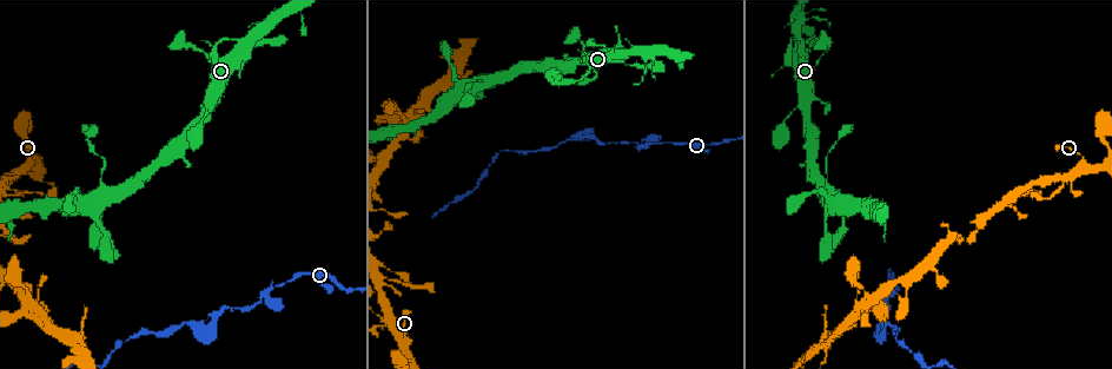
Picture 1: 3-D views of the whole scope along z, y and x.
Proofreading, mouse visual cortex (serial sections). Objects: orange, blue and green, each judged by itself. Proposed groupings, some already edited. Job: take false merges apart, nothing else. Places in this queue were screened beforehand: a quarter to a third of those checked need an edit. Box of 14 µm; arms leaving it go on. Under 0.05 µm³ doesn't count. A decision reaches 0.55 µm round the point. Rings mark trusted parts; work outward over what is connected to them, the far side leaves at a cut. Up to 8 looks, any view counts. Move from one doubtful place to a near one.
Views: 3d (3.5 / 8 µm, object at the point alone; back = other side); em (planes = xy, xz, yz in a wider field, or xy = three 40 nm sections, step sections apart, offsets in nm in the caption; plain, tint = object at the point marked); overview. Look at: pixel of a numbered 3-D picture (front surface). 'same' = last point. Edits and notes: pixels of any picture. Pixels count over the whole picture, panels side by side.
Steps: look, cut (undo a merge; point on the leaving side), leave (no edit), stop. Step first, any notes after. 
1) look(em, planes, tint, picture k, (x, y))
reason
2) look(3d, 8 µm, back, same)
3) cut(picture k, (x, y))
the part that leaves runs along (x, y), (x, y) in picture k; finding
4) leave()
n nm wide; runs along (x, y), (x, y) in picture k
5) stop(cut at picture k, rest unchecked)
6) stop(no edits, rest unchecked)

look(3d, 8 µm, back, picture 1, (245, 51))
four arms meet

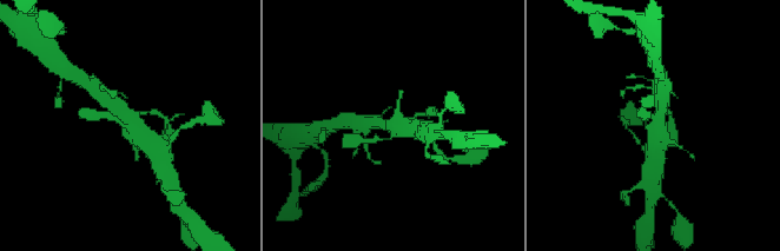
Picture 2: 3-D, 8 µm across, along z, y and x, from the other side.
look(3d, 3.5 µm, picture 2, (647, 126))
closer look

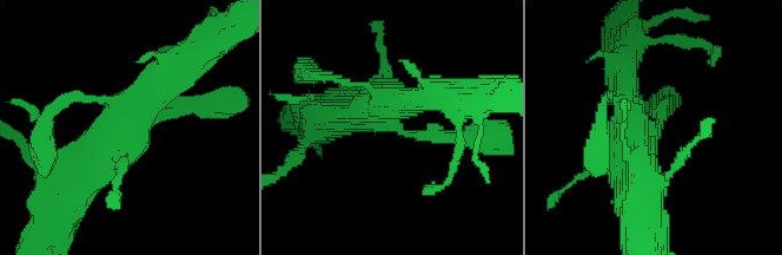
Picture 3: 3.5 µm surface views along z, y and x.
leave()
runs along (61, 189), (170, 72) in picture 3; one cell here

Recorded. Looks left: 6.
look(3d, 3.5 µm, back, picture 1, (648, 143))
a narrow waist

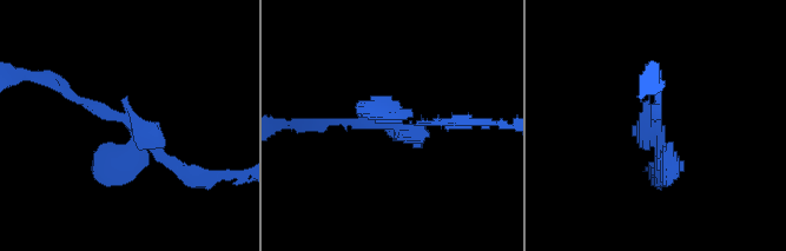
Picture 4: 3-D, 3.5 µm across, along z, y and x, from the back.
look(em, xy, step 5, tint, picture 4, (391, 124))
now the EM

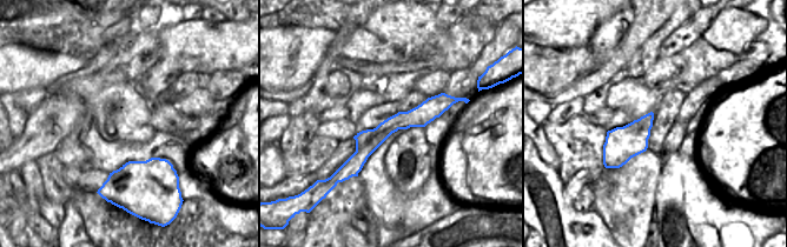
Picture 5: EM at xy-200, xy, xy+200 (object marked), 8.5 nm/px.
leave()
runs along (59, 85), (131, 120), (182, 171) in picture 4; one cell here

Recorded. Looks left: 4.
look(em, xy, step 1, tint, picture 1, (565, 141))
abrupt turn

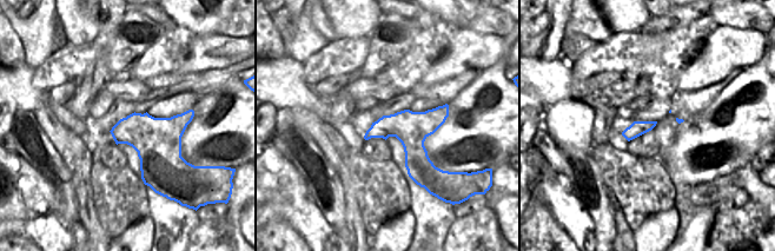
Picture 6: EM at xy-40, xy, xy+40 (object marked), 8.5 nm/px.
look(3d, 3.5 µm, same)

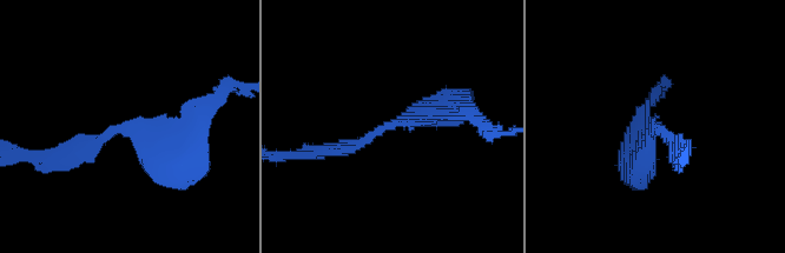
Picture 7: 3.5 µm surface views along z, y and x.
leave()
arms of 150, 400 nm; runs along (457, 105), (330, 150) in picture 7; all the same cell

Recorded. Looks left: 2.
stop(no edits, rest unchecked)

